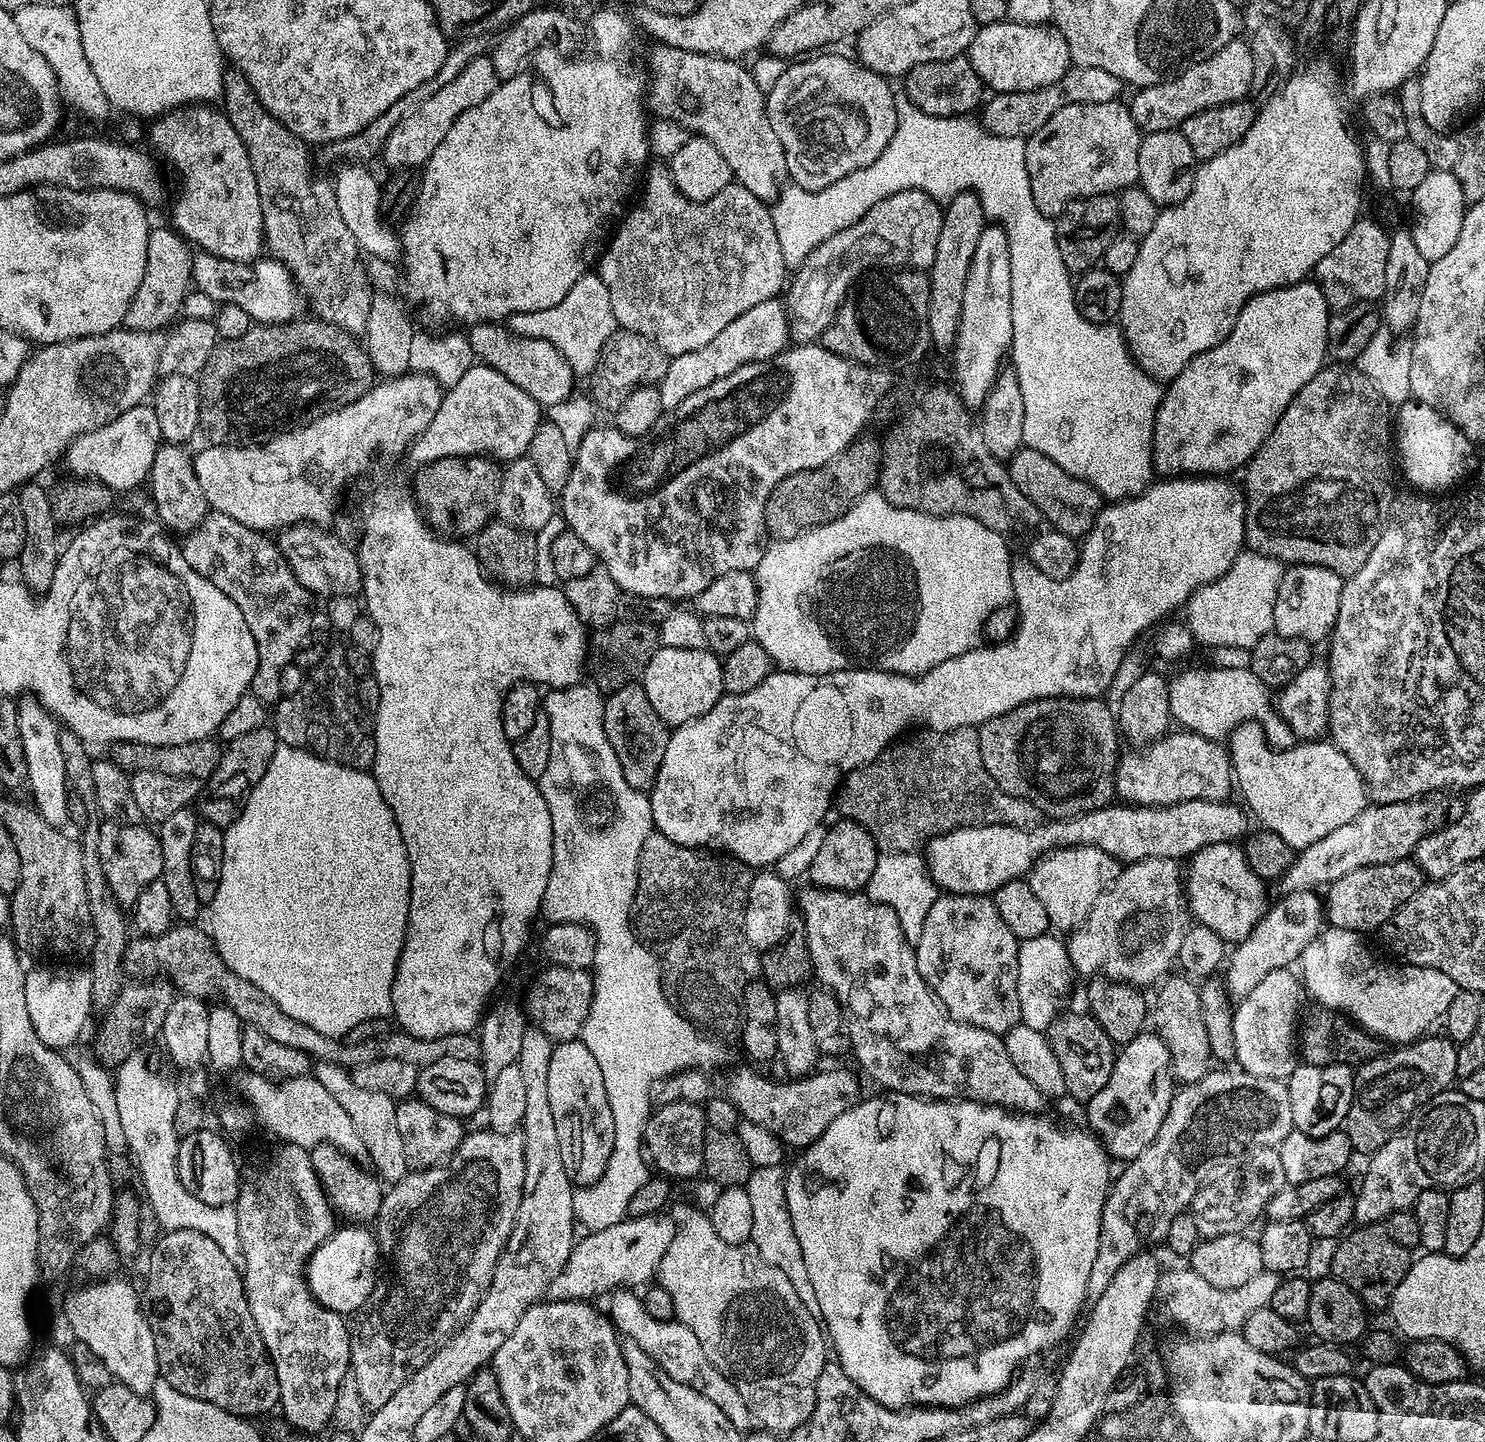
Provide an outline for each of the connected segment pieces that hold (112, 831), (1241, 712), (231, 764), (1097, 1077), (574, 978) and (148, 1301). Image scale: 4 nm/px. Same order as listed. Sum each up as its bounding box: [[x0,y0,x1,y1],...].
[[98,822,162,906],[1168,667,1256,742],[194,726,277,829],[1046,1010,1117,1102],[527,966,593,1042],[142,1230,280,1418]]

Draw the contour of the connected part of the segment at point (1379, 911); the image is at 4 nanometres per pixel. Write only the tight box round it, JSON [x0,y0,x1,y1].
[1324,858,1426,934]

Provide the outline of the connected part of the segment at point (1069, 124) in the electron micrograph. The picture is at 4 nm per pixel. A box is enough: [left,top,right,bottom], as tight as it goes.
[1024,99,1142,218]

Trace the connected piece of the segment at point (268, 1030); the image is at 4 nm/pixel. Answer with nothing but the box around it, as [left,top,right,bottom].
[123,922,480,1070]

